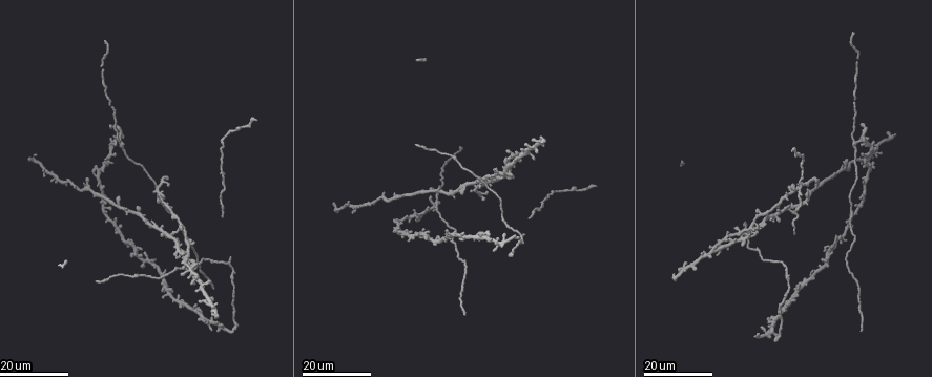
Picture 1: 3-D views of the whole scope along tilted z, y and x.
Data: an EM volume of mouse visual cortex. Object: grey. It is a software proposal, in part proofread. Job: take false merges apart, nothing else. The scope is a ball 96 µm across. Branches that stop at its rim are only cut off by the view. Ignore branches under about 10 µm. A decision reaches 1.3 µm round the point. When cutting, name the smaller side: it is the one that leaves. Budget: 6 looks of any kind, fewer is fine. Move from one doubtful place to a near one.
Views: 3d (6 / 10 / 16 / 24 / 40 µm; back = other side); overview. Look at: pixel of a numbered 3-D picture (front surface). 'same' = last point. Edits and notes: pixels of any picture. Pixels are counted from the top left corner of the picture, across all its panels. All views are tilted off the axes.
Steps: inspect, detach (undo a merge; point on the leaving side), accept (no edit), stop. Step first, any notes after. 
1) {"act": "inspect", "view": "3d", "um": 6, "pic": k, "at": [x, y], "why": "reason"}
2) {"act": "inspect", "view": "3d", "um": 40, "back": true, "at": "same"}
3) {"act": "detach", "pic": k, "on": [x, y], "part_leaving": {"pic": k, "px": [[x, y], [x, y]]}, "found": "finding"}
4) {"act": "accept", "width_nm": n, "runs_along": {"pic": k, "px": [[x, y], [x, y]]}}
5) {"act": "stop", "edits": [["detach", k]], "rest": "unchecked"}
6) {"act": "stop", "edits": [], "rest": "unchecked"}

{"act": "inspect", "view": "3d", "um": 16, "pic": 1, "at": [521, 236], "why": "a fork"}

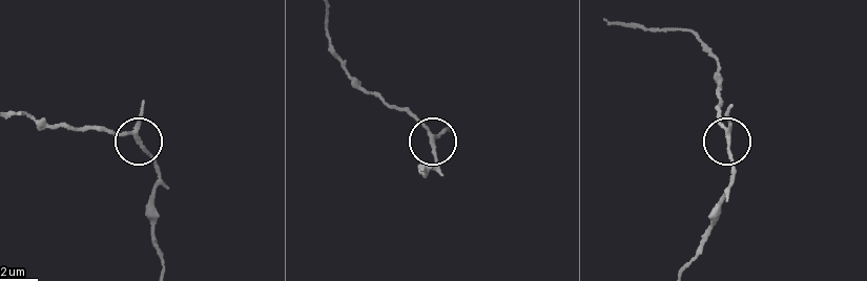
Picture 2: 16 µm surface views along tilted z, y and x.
{"act": "inspect", "view": "3d", "um": 6, "pic": 2, "at": [134, 130]}

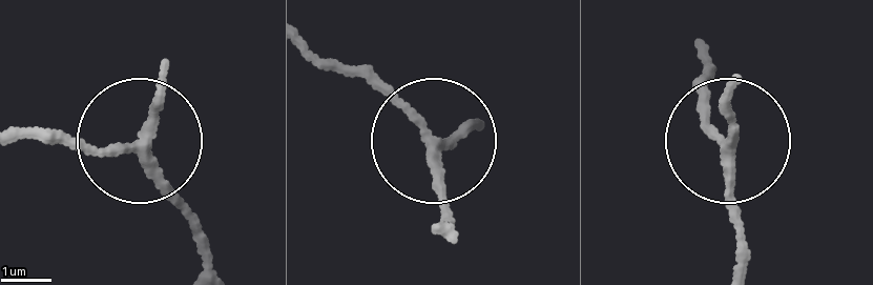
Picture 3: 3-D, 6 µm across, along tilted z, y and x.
{"act": "accept", "arms": 3, "runs_along": {"pic": 3, "px": [[308, 44], [398, 98], [428, 136], [432, 186], [453, 215]]}, "found": "one neuron here"}

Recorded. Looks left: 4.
{"act": "inspect", "view": "3d", "um": 16, "pic": 1, "at": [221, 140], "why": "calibre changes"}

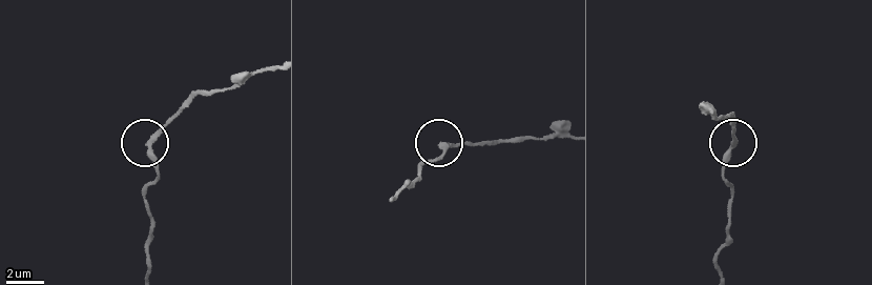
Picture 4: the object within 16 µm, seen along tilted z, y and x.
{"act": "inspect", "view": "3d", "um": 10, "pic": 4, "at": [155, 136]}

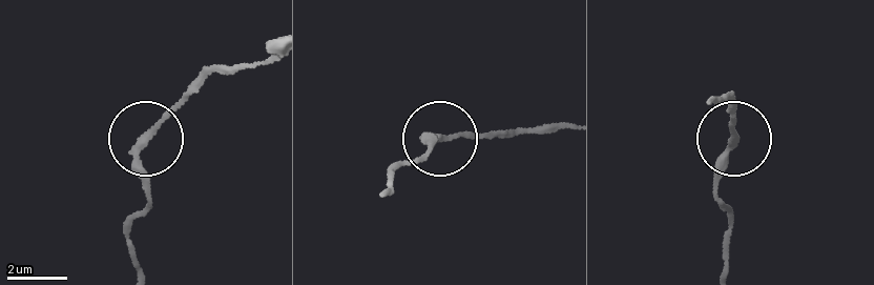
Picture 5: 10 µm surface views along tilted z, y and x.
{"act": "accept", "runs_along": {"pic": 5, "px": [[136, 264], [128, 229], [147, 201], [142, 140], [213, 74]]}, "found": "all the same neuron"}

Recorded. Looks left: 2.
{"act": "inspect", "view": "3d", "um": 24, "pic": 1, "at": [242, 125], "why": "narrows sharply"}

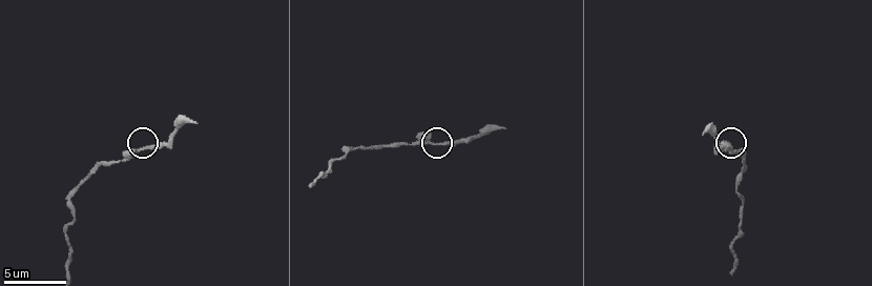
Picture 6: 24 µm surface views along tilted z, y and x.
{"act": "inspect", "view": "3d", "um": 6, "pic": 6, "at": [438, 145]}

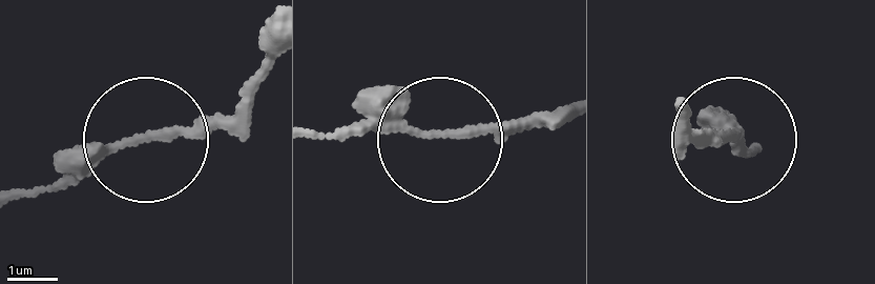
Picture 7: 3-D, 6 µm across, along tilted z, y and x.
{"act": "accept", "width_nm": 220, "found": "all the same neuron"}

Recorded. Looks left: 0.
{"act": "stop", "edits": [], "rest": "unchecked"}

